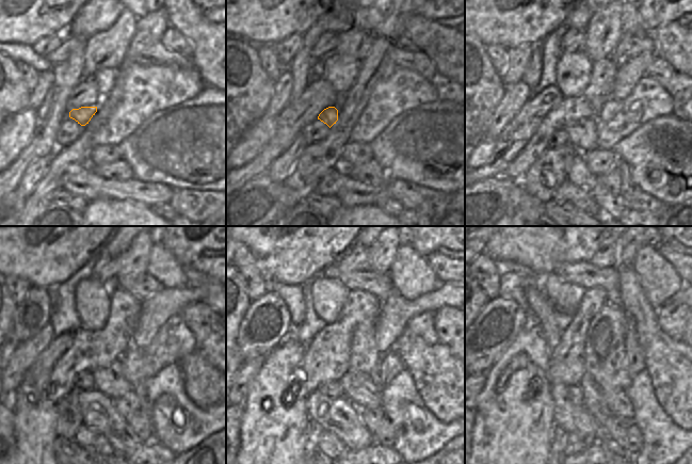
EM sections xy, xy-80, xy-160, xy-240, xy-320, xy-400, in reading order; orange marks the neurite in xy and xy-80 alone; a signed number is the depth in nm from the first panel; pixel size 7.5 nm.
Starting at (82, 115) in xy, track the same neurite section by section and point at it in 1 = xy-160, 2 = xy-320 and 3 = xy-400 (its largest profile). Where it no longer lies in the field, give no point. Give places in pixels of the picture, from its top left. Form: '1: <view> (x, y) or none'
1: xy-160 (582, 133)
2: xy-320 (361, 389)
3: xy-400 (617, 402)

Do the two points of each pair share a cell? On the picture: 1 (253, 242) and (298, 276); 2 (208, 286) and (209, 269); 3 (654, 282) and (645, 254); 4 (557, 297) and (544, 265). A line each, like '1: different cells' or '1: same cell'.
1: same cell
2: different cells
3: same cell
4: different cells

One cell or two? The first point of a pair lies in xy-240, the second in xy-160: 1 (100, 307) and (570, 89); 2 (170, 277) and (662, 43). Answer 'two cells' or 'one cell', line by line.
1: one cell
2: two cells

